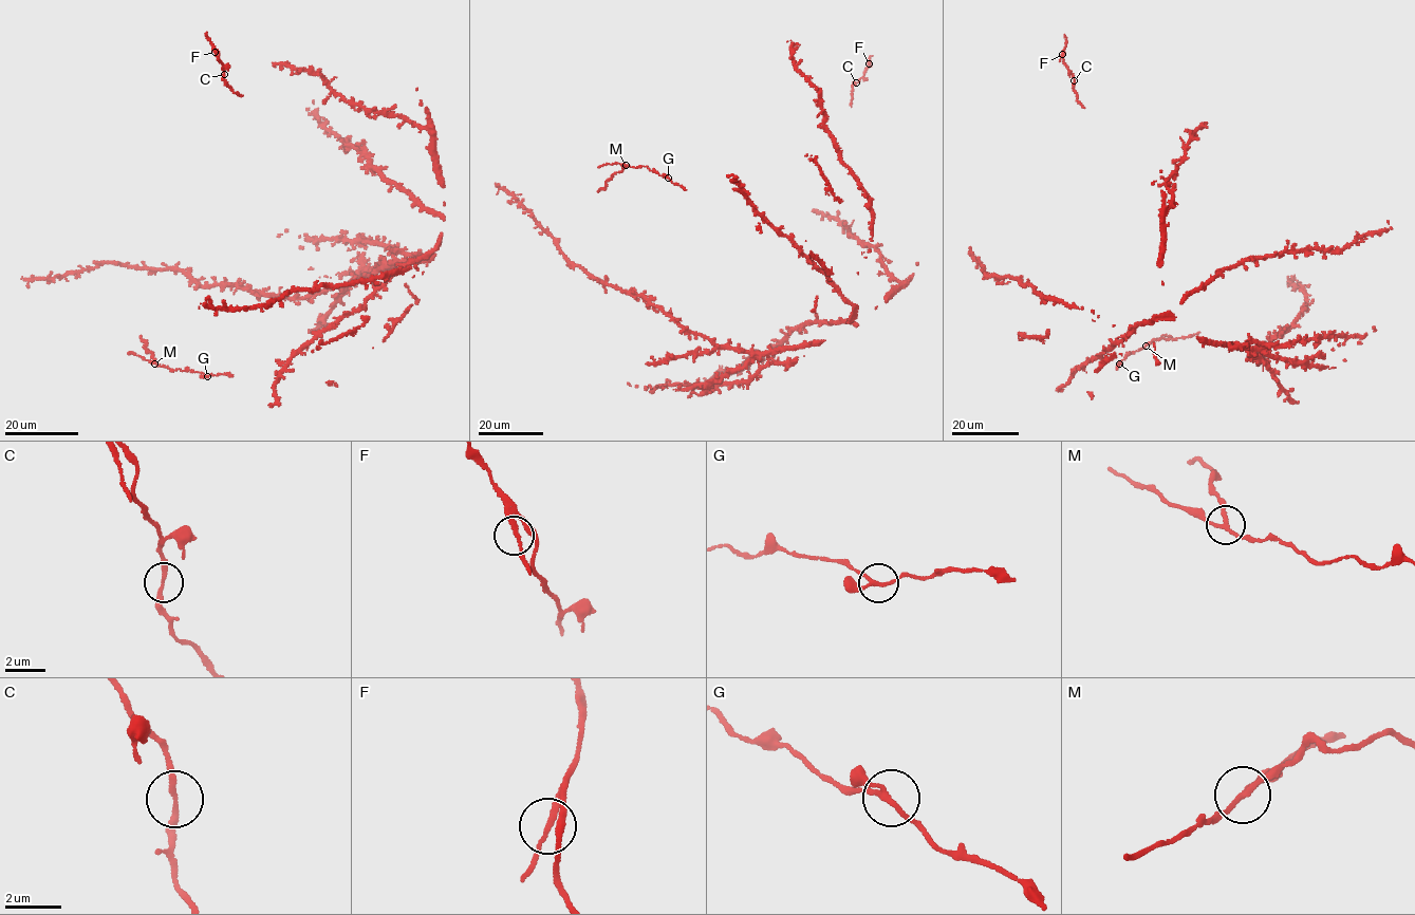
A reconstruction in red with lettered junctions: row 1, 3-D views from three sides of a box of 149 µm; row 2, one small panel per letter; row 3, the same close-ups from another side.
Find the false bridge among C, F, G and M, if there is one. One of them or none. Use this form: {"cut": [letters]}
{"cut": ["M"]}

